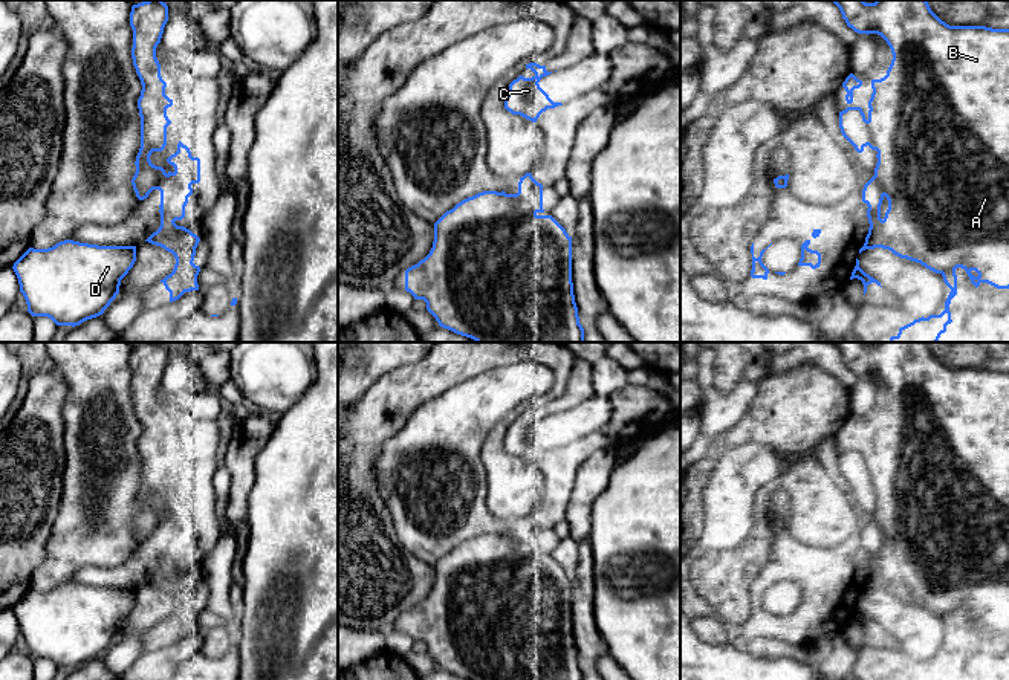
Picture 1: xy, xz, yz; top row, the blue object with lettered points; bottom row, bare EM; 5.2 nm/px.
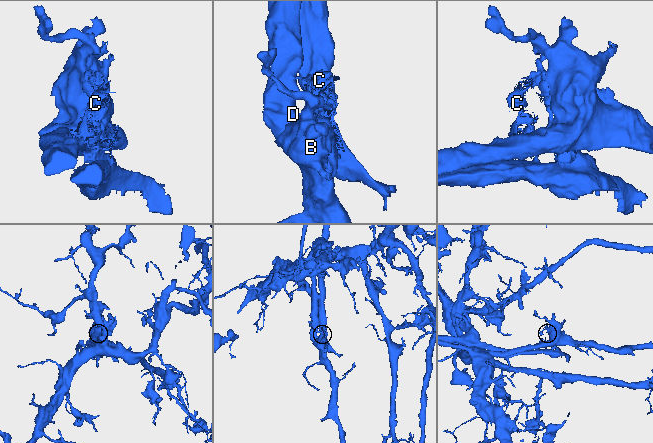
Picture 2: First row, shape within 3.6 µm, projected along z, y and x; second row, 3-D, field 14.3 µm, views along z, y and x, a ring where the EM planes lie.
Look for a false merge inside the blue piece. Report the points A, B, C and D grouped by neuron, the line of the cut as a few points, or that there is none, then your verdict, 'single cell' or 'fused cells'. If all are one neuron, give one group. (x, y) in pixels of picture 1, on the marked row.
A B D / C; cut in xz along (502, 191), (522, 213), (535, 214); fused cells

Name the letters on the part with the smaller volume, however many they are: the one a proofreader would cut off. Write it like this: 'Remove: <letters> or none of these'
Remove: C

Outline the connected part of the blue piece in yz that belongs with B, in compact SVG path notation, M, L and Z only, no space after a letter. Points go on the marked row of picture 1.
M830 0L845 20L847 26L858 34L878 34L891 49L893 60L887 75L871 79L871 98L868 101L868 125L878 151L874 179L888 200L888 209L882 220L888 251L900 258L920 263L926 269L943 274L966 267L978 274L980 283L997 289L1009 289L1009 29L986 26L949 26L930 8L926 0Z

